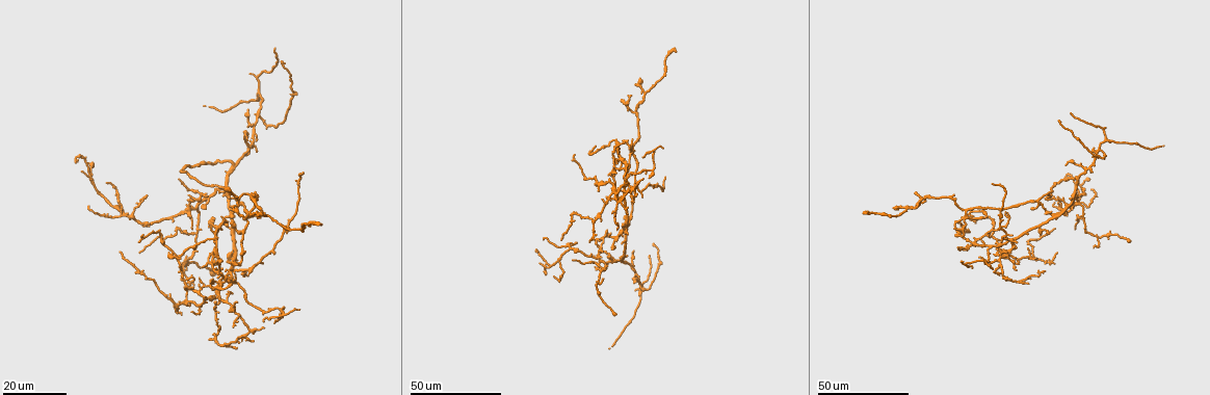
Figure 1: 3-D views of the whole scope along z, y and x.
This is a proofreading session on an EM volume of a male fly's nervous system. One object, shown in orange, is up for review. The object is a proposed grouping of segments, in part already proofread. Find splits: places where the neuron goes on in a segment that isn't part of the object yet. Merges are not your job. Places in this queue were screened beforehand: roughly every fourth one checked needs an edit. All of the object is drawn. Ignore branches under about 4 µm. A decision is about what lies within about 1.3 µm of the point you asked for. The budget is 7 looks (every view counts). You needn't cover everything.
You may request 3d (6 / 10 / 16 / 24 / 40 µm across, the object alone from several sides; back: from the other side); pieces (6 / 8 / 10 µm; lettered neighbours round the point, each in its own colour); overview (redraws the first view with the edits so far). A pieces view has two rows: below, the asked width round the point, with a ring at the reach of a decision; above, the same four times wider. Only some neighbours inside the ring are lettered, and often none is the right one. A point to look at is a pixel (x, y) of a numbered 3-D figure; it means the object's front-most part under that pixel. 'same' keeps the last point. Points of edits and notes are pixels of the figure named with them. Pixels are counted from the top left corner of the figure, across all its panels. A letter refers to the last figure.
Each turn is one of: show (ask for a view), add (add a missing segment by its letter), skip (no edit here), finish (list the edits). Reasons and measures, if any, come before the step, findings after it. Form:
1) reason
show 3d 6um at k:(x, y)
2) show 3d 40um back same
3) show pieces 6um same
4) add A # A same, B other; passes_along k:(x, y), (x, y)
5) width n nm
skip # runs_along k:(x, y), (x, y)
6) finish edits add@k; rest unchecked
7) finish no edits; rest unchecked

an open end
show 3d 24um at 1:(120, 253)

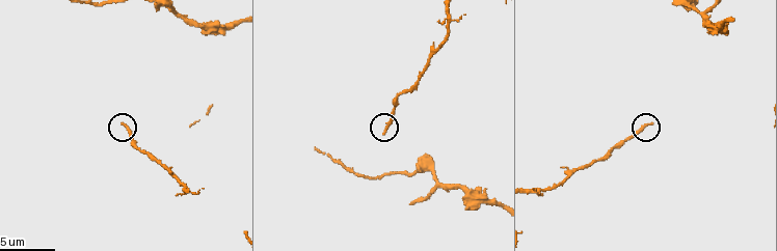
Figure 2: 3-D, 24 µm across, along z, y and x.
show pieces 6um at 2:(385, 133)

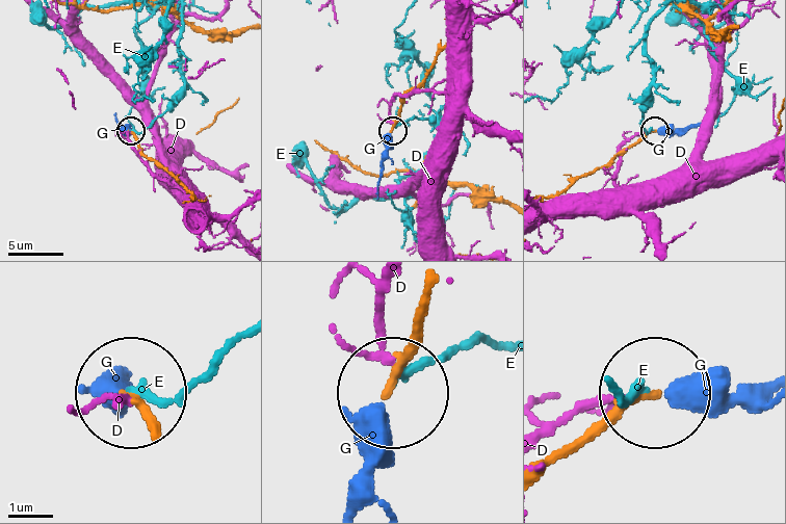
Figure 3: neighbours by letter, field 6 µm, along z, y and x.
add G # D other, E other, G same; it goes on there

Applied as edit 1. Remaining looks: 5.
thin end
show 3d 40um at 1:(1070, 112)

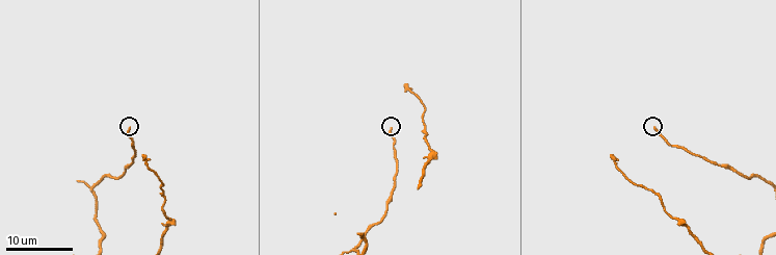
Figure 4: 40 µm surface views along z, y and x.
what lies round it
show pieces 8um at 4:(128, 128)

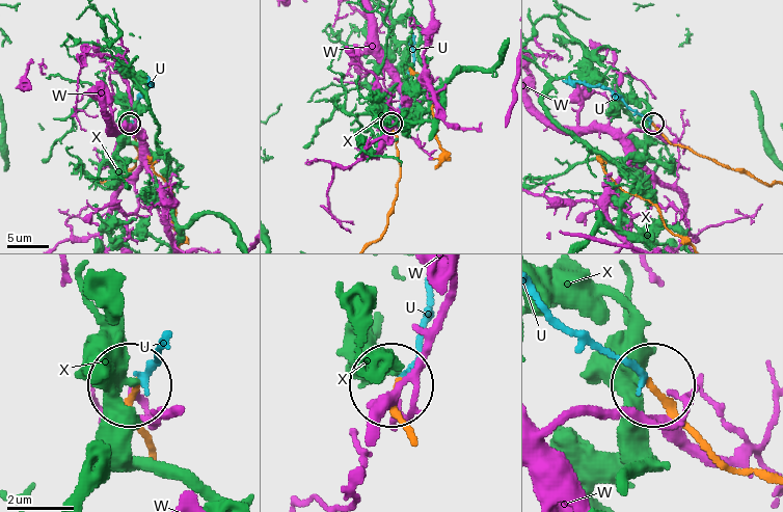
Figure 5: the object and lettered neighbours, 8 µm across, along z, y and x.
add U # U same, W other, X other; passes_along 5:(149, 447), (132, 397), (163, 349); it goes on there

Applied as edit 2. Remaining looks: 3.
show overview

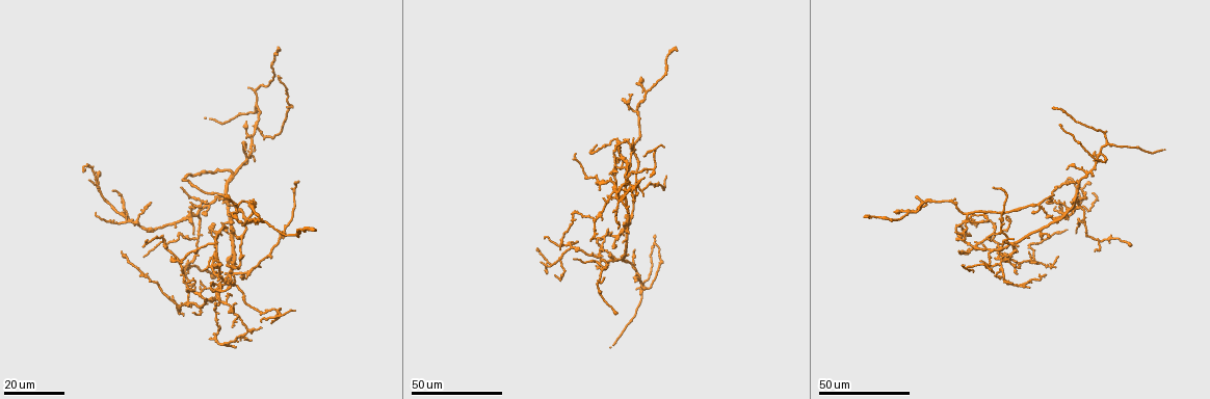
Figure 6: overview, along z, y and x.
thin end
show 3d 40um at 6:(979, 261)

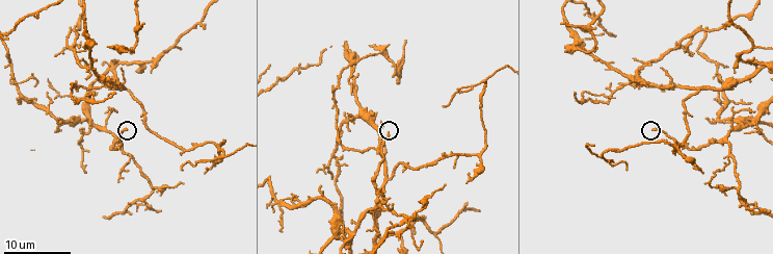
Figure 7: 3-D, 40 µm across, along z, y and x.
show pieces 6um at 7:(386, 134)

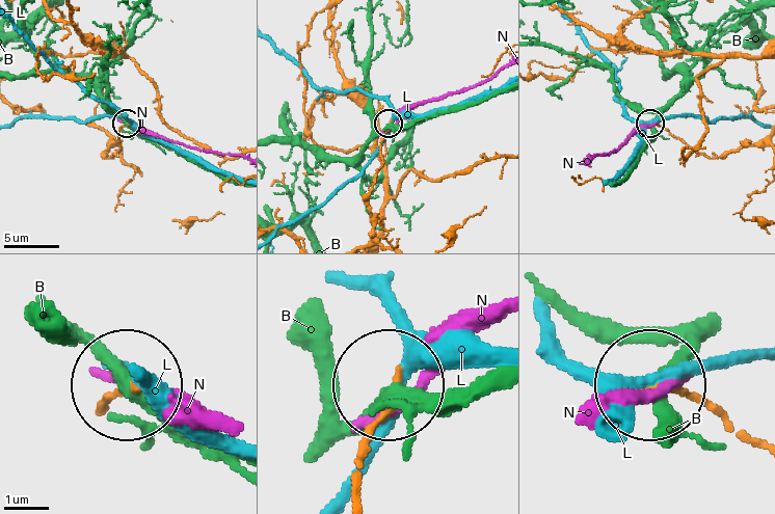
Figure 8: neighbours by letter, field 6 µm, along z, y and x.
skip # B other, L other, N other; runs_along 8:(363, 480), (396, 383); no lettered segment goes on from it

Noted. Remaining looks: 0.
finish edits add@3, add@5; rest unchecked

